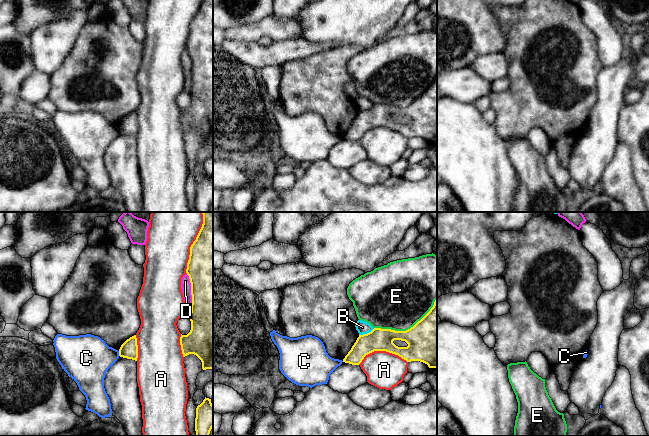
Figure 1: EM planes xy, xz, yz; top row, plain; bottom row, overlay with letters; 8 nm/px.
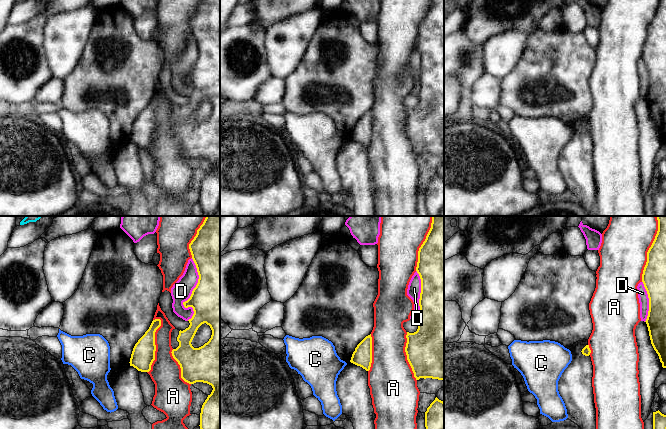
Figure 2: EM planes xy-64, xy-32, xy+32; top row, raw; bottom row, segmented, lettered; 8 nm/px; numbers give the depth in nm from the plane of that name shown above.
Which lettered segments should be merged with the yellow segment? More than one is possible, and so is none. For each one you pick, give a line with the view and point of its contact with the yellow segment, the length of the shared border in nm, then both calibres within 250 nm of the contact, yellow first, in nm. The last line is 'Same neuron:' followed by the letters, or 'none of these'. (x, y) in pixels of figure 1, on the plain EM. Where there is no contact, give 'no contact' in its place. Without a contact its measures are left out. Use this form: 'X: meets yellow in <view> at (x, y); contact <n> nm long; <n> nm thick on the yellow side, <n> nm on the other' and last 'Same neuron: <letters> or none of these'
Same neuron: none of these

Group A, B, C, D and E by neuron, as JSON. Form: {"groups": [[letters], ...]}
{"groups": [["A"], ["B"], ["C"], ["D"], ["E"]]}

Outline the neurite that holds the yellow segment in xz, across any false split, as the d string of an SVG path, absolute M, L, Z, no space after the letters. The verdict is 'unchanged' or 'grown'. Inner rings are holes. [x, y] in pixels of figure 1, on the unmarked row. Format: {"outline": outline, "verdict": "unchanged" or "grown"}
{"outline": "M437 75L430 87L406 107L374 104L367 110L359 111L343 138L359 141L366 131L374 127L386 127L398 131L407 138L420 137L427 140L429 144L437 144ZM394 116L405 117L408 122L398 123L393 119Z", "verdict": "unchanged"}

